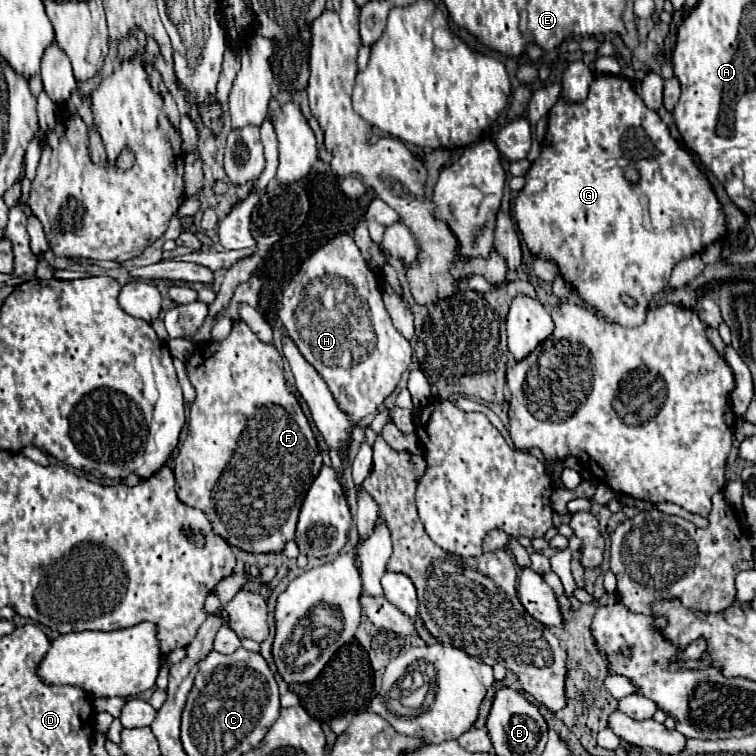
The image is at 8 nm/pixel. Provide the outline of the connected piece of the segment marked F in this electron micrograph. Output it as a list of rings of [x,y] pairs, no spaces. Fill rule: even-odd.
[[[234,320],[228,338],[198,346],[186,366],[198,396],[190,406],[188,436],[174,458],[178,498],[202,510],[212,530],[230,546],[252,554],[282,552],[284,544],[294,540],[300,506],[322,468],[322,456],[300,402],[286,388],[280,352],[274,344],[262,342],[244,320]],[[226,470],[230,470],[230,498],[216,498],[218,480],[222,480],[222,476],[224,480],[228,478],[228,474],[224,474]]]

